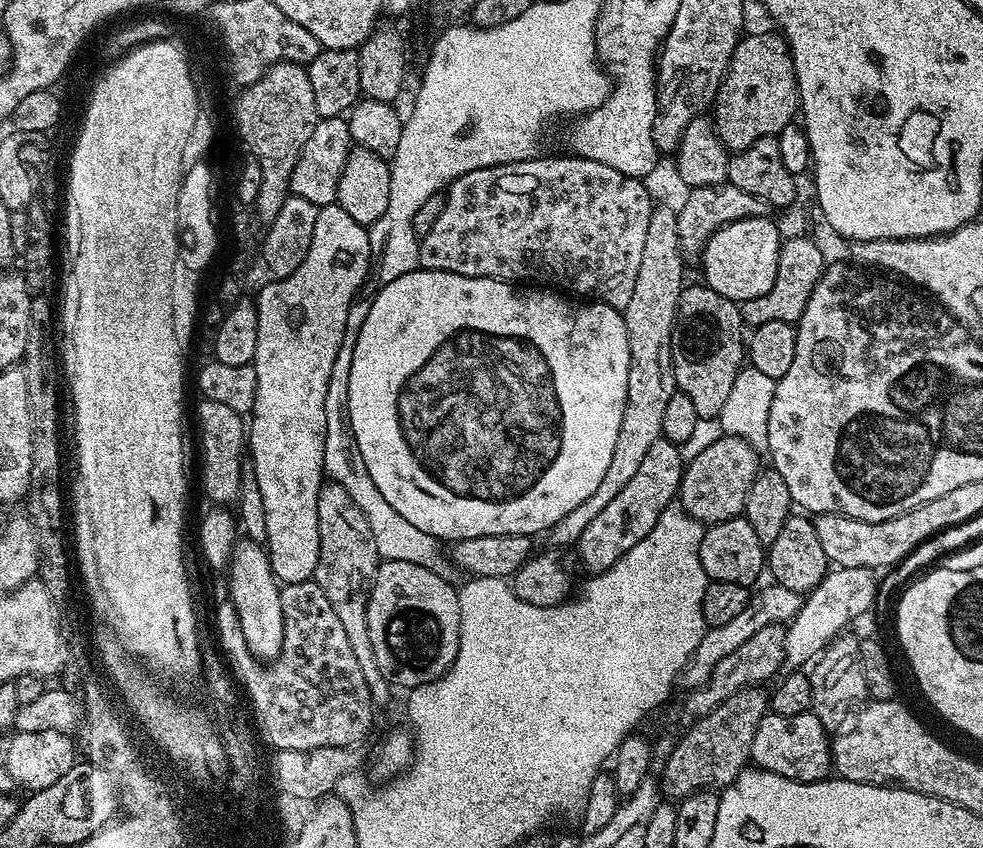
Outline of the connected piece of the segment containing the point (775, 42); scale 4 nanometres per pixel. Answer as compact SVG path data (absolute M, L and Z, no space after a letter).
M756 32L753 36L741 35L738 46L730 58L730 66L726 70L723 82L716 95L714 105L714 123L716 133L720 136L720 142L735 154L754 146L756 140L767 136L773 138L780 135L783 128L793 123L798 116L798 93L796 90L796 75L794 74L794 62L788 49L788 41L783 35L772 32Z

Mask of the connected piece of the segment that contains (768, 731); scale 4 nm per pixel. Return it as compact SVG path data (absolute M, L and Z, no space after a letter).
M769 711L762 722L758 722L750 760L755 767L778 774L782 778L790 778L794 782L813 784L829 779L833 771L829 729L825 728L813 711L789 716Z

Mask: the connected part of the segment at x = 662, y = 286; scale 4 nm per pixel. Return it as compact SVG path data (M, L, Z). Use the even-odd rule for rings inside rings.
M653 207L650 227L646 230L646 242L642 249L642 263L638 279L634 282L634 295L622 310L626 322L626 334L630 342L630 374L626 386L626 406L622 414L622 426L618 426L618 442L614 442L614 455L601 484L575 510L570 510L562 522L550 529L550 537L556 544L575 545L582 530L602 514L602 509L613 500L634 478L638 466L646 458L646 450L662 439L662 417L671 396L678 391L672 369L672 331L680 294L686 287L684 263L686 257L678 242L678 218L674 210Z

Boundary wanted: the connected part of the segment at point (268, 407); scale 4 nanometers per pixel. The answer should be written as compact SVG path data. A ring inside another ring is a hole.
M337 203L326 204L320 208L318 222L314 226L314 238L310 241L310 250L306 253L306 259L302 266L294 270L281 280L272 278L268 285L260 292L260 297L255 297L254 303L258 314L258 350L254 350L252 363L256 366L258 374L258 390L254 398L254 406L250 413L250 423L246 428L246 448L250 453L250 462L254 466L254 474L258 478L258 490L262 490L262 503L266 506L266 551L270 558L272 573L276 575L281 585L297 584L313 579L318 566L318 494L320 485L325 483L324 471L324 447L326 446L326 386L330 382L330 366L334 366L334 358L338 358L338 346L342 346L342 334L346 330L346 314L350 310L352 301L357 299L359 288L365 287L370 276L372 263L372 251L368 241L368 228L365 225L354 222L346 210L342 210Z

